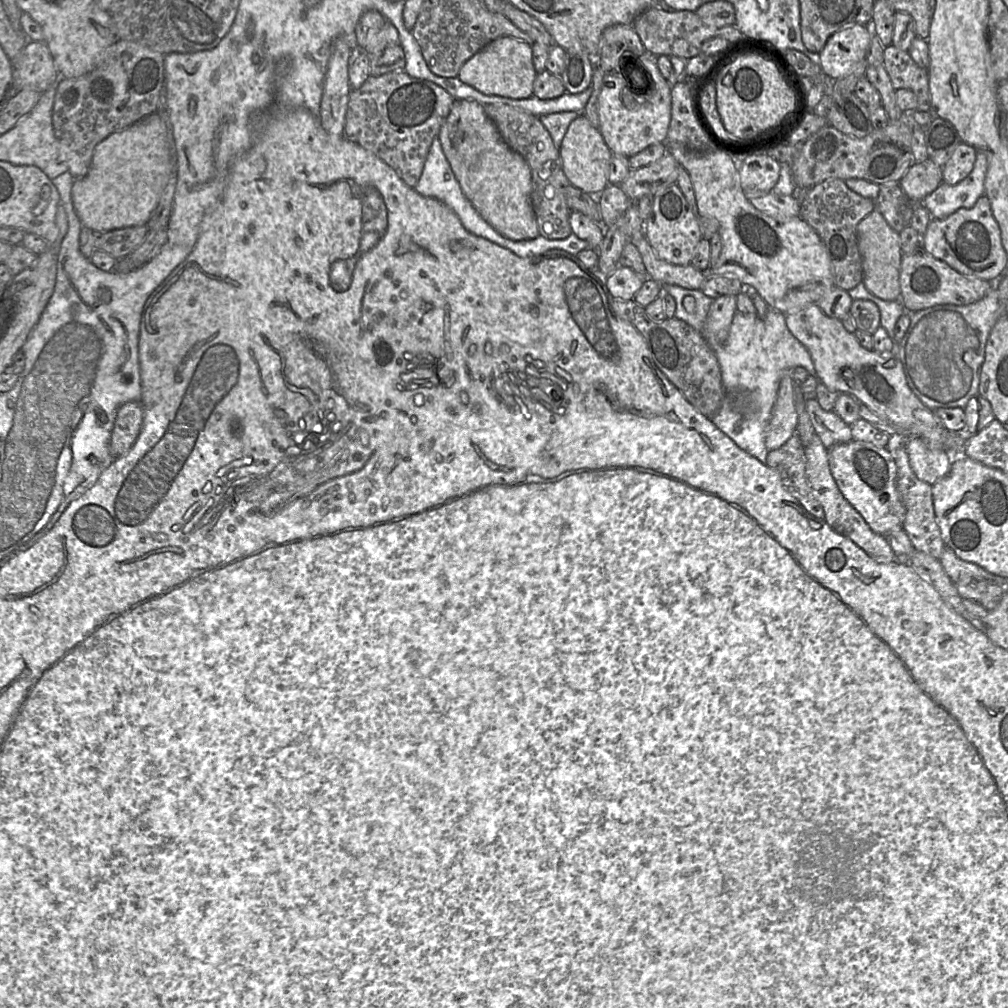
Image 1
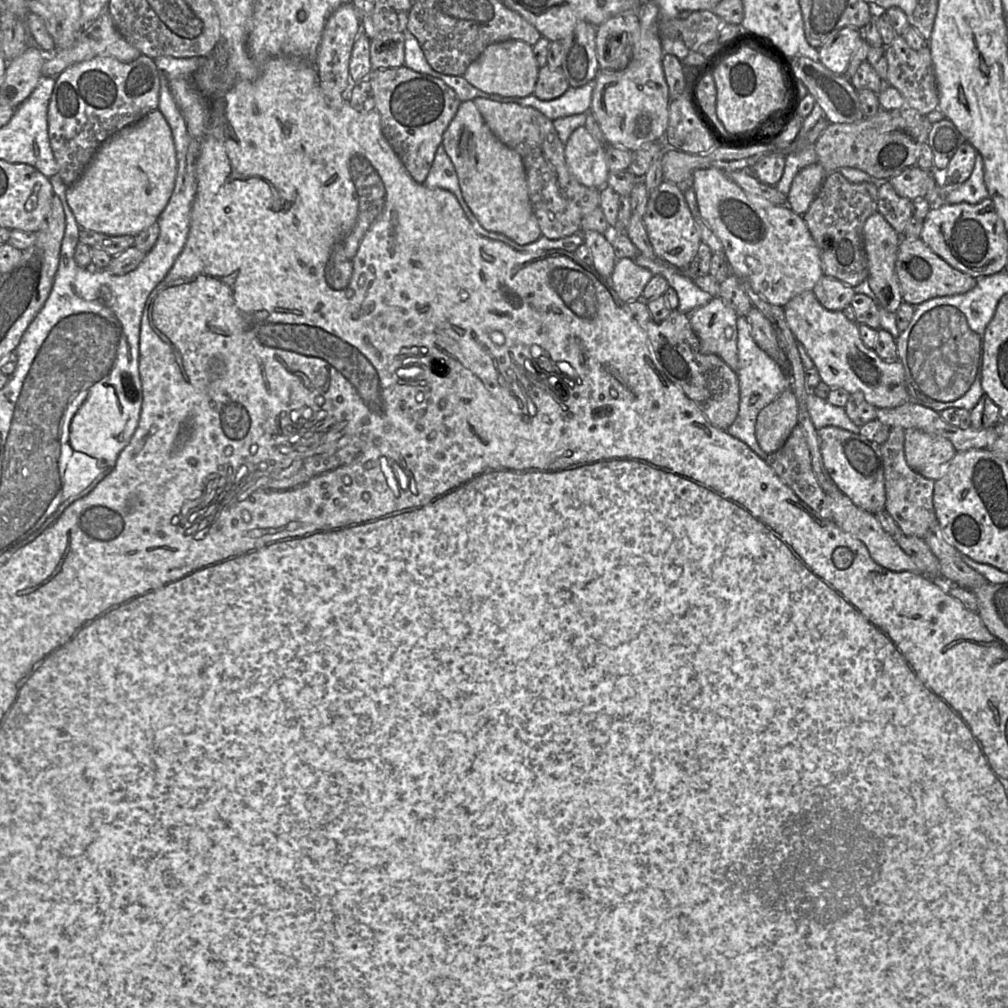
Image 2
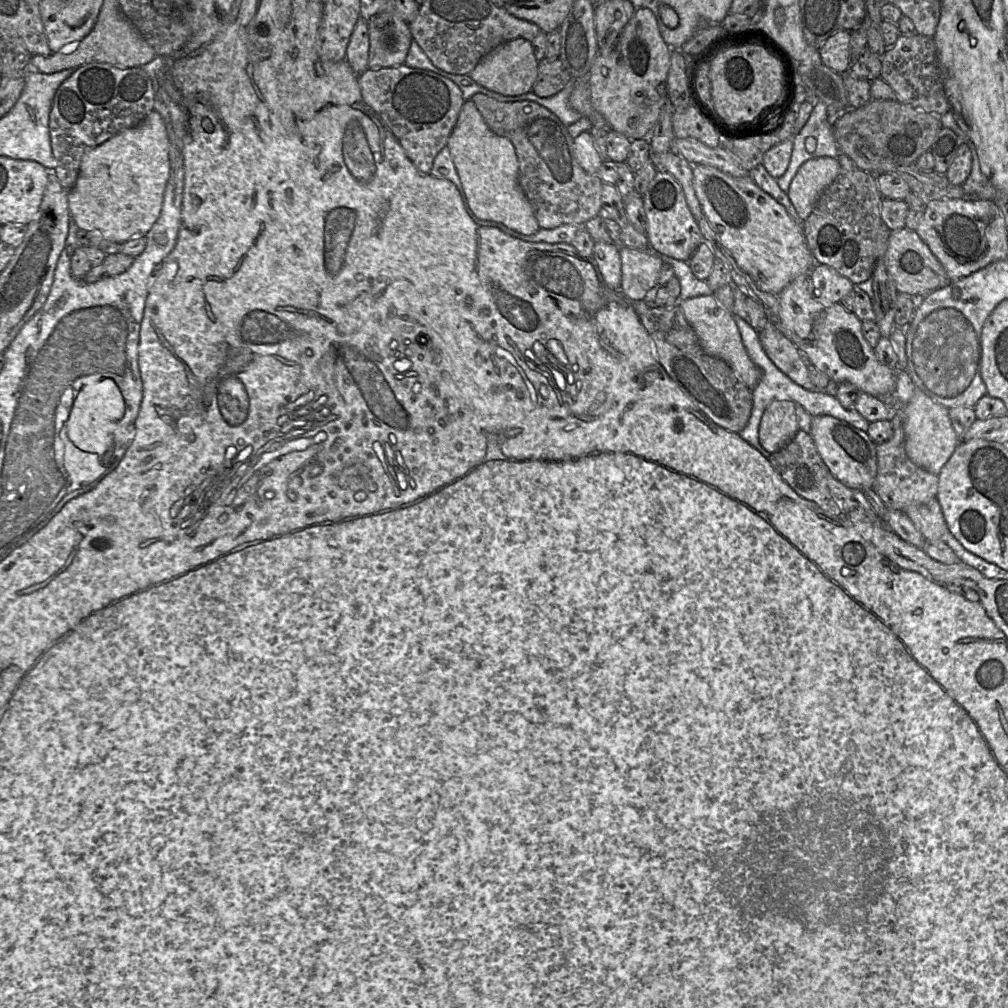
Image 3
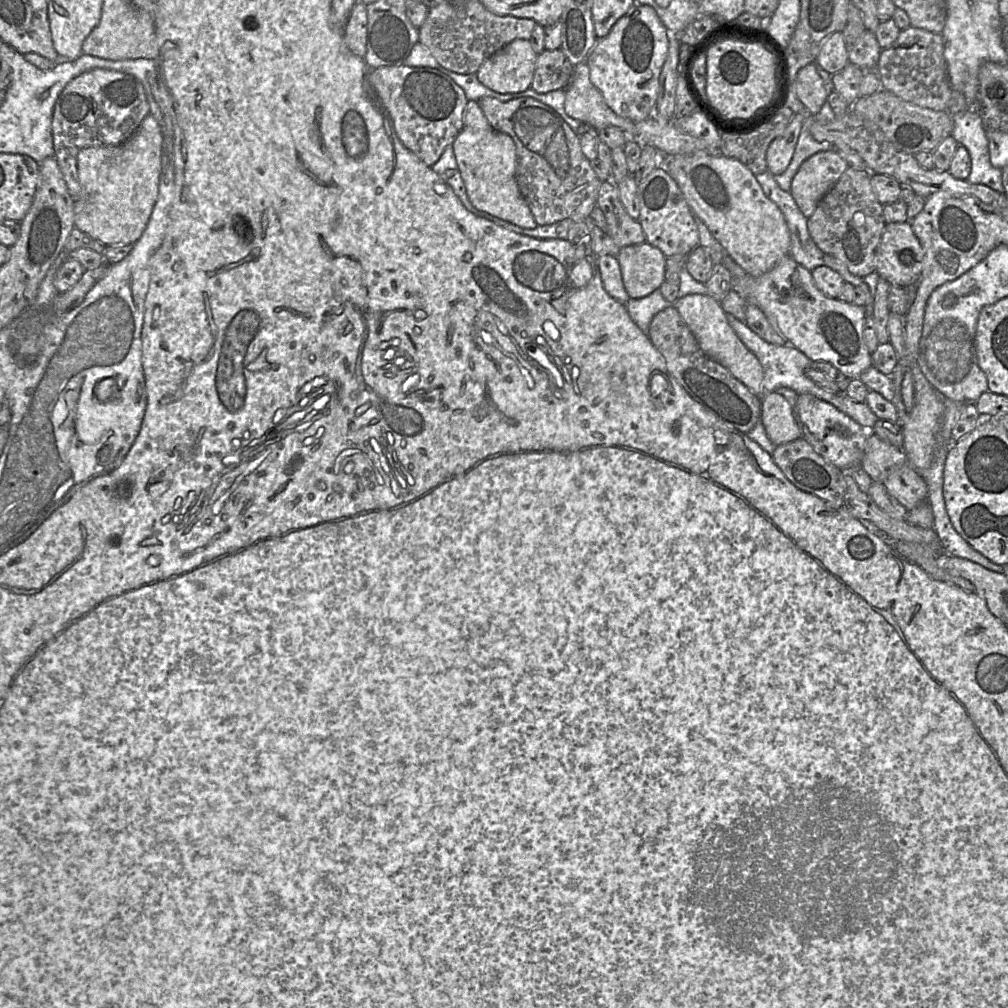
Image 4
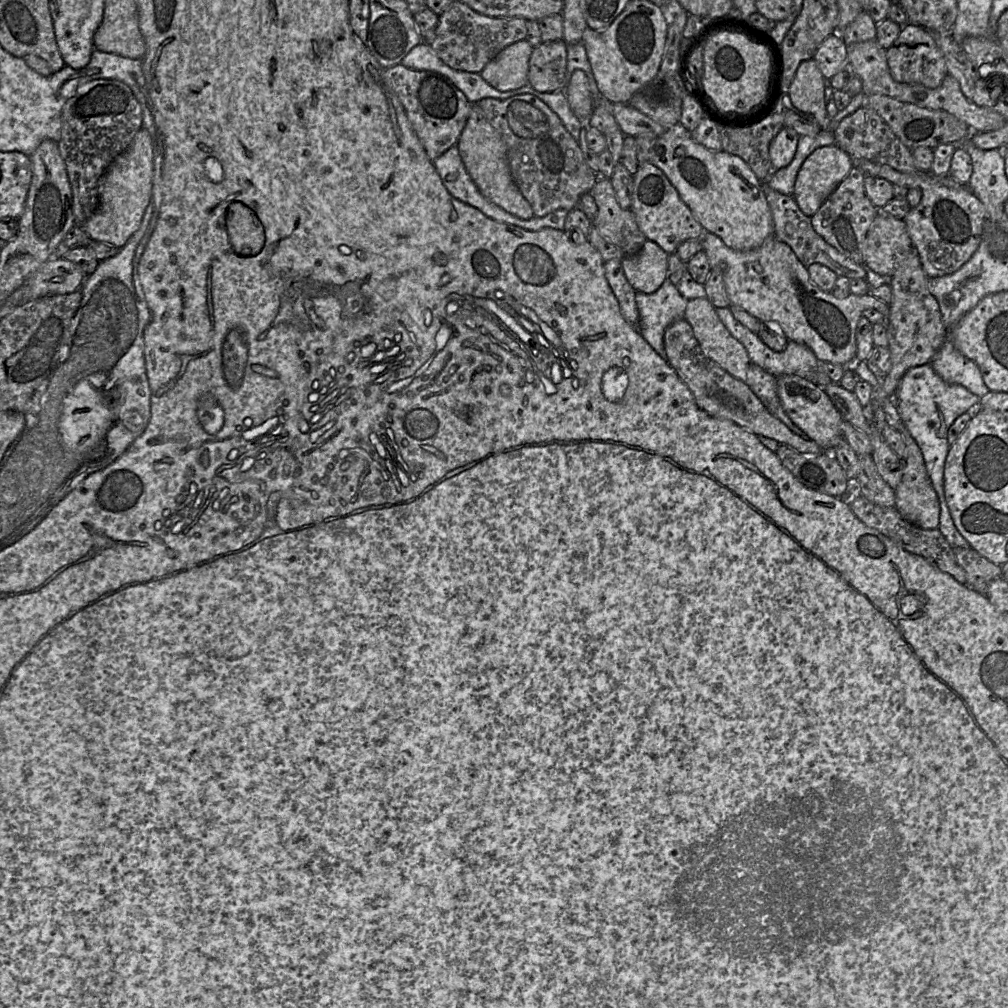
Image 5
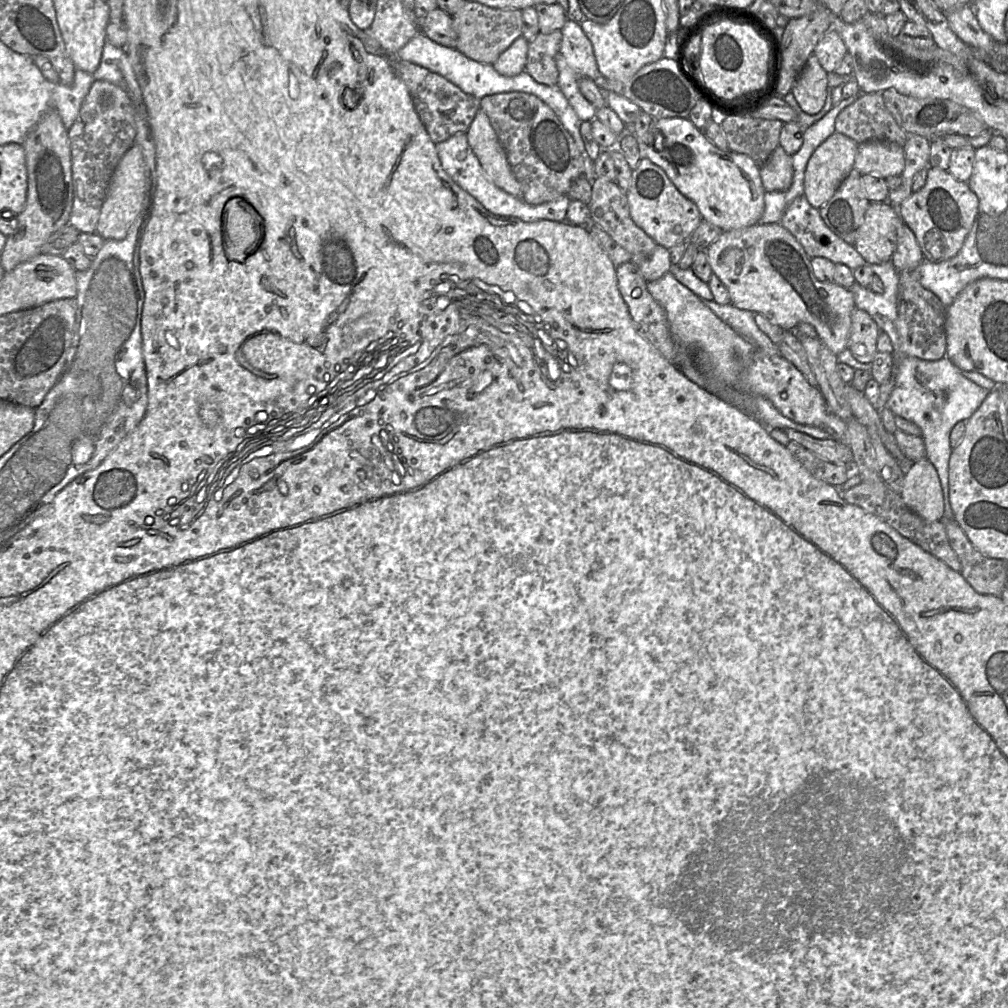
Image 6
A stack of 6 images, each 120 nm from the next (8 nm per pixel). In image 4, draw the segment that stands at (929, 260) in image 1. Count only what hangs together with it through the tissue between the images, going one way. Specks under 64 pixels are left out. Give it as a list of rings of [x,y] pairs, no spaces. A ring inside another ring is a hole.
[[[909,221],[888,223],[876,250],[875,272],[891,285],[913,287],[920,279],[924,256]]]

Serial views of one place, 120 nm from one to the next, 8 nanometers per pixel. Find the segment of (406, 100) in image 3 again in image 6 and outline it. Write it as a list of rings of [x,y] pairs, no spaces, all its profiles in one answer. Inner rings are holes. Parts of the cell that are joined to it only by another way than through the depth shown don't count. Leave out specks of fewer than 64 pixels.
[[[396,61],[396,73],[407,86],[415,110],[435,144],[459,132],[468,131],[481,108],[481,99],[463,92],[443,76],[412,62]]]

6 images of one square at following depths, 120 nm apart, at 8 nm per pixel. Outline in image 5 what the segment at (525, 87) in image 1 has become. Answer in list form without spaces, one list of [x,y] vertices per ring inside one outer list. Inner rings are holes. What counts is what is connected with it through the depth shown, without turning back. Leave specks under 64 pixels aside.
[[[527,39],[505,47],[480,72],[495,89],[504,92],[523,87],[528,82],[529,61],[533,47]]]

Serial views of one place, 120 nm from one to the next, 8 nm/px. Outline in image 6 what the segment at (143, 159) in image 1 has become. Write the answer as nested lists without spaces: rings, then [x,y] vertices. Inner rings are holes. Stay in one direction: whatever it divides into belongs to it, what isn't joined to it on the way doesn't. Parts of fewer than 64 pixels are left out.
[[[133,144],[117,164],[102,203],[96,233],[106,240],[123,240],[139,213],[145,208],[146,165],[140,147]]]

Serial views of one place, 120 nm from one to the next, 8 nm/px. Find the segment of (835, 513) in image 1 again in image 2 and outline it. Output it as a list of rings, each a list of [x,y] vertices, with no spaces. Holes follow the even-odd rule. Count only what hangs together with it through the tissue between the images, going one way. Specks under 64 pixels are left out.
[[[841,491],[826,492],[832,512],[832,520],[844,532],[862,541],[868,549],[871,558],[883,568],[891,571],[910,571],[922,574],[915,562],[901,549],[897,541],[885,532],[874,514],[860,509]]]

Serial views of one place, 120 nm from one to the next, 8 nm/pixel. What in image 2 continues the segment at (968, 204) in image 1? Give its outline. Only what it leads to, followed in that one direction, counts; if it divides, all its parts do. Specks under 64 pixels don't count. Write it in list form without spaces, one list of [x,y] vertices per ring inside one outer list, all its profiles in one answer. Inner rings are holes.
[[[977,152],[974,168],[970,177],[958,186],[948,186],[945,184],[943,188],[946,189],[946,203],[947,204],[978,204],[982,200],[989,197],[989,193],[984,182],[984,165],[982,156]]]

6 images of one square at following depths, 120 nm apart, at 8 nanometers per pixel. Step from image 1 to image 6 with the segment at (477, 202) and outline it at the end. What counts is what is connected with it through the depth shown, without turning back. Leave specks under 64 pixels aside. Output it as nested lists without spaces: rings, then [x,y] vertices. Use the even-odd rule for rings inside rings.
[[[480,108],[477,112],[466,135],[470,148],[493,183],[512,196],[522,199],[521,186],[511,170],[506,152],[483,109]]]

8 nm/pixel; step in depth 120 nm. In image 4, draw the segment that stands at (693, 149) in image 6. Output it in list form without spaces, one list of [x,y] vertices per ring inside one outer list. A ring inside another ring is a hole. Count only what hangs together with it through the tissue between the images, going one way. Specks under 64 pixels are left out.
[[[708,152],[659,154],[660,168],[677,182],[695,217],[704,222],[726,254],[747,274],[759,277],[789,254],[791,239],[784,215],[766,197],[755,175],[745,165],[722,154]]]

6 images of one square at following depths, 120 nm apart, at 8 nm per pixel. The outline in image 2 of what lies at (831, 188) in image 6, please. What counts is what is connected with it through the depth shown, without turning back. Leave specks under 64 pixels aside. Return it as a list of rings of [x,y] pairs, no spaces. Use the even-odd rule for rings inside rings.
[[[819,163],[810,164],[800,170],[787,195],[790,209],[803,216],[817,196],[826,176],[827,172]]]

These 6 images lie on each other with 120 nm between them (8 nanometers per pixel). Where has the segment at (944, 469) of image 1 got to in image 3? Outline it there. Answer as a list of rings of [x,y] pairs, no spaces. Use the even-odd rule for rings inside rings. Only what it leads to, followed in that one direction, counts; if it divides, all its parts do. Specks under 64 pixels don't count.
[[[915,388],[904,407],[904,447],[913,464],[938,475],[960,443],[949,418],[949,409],[934,402],[921,390]]]

